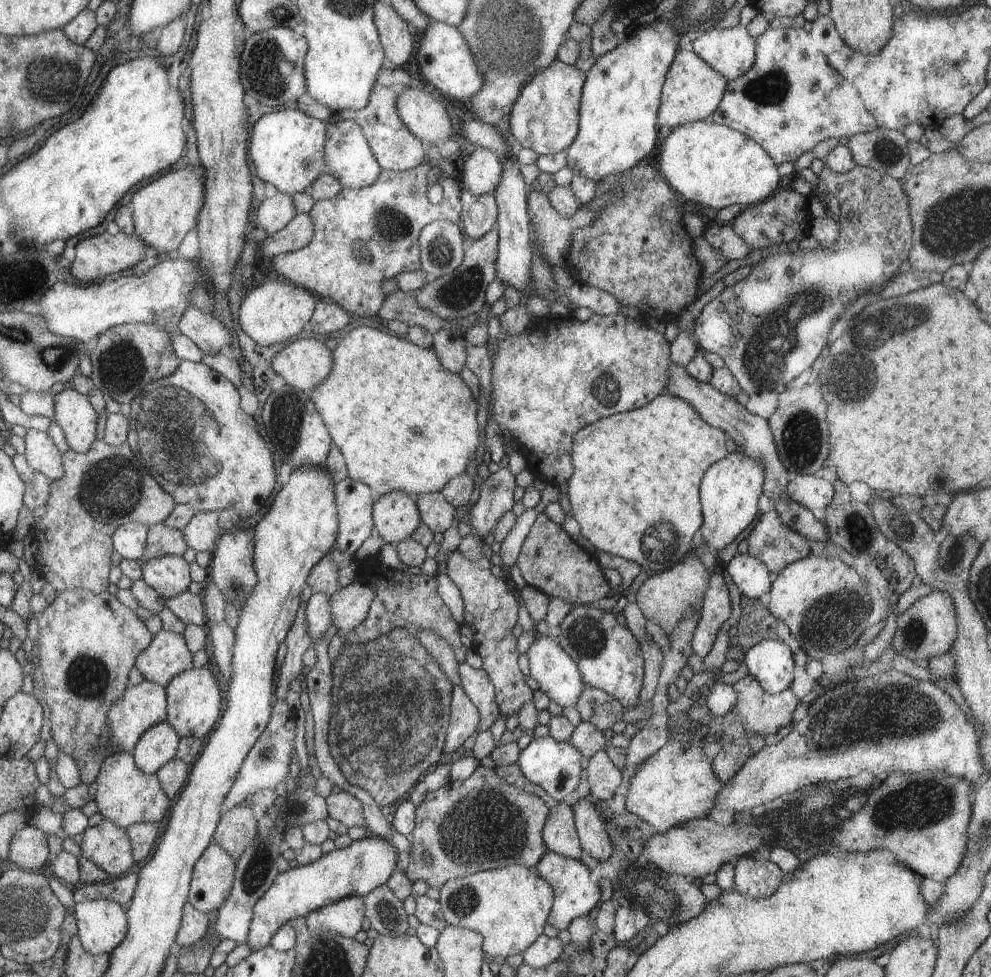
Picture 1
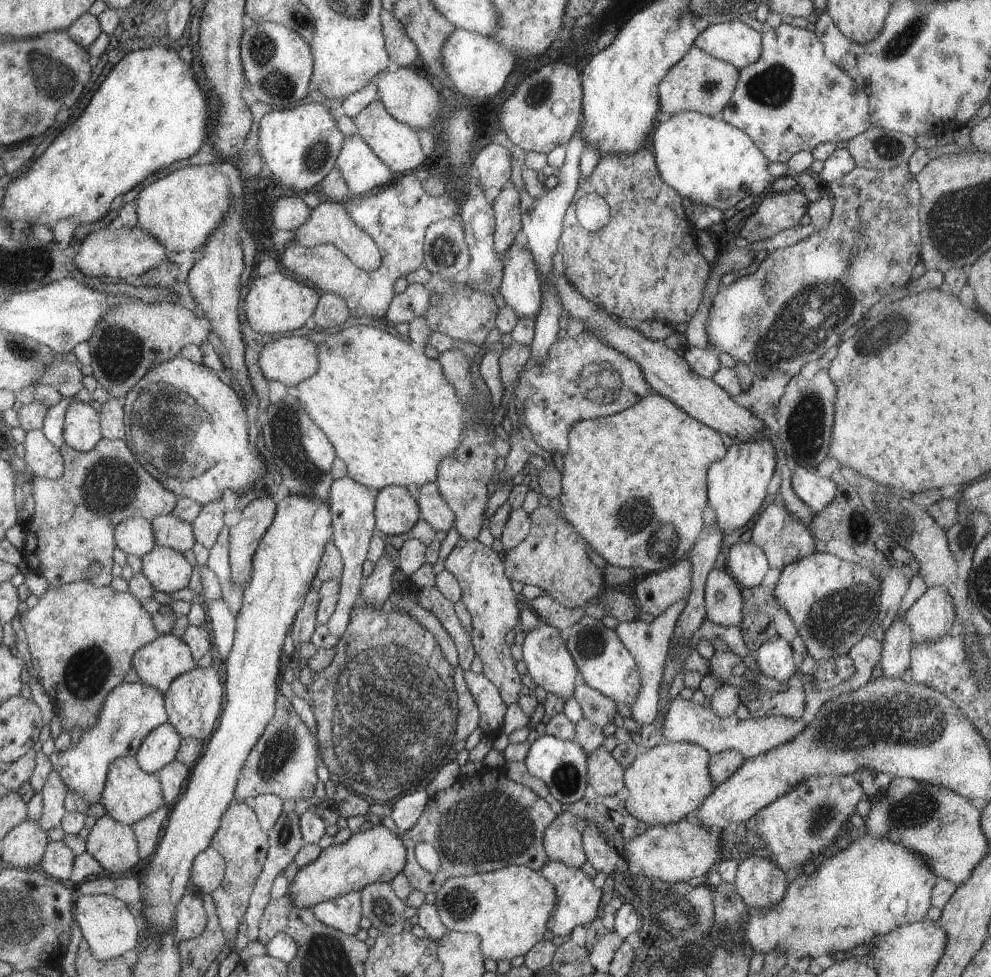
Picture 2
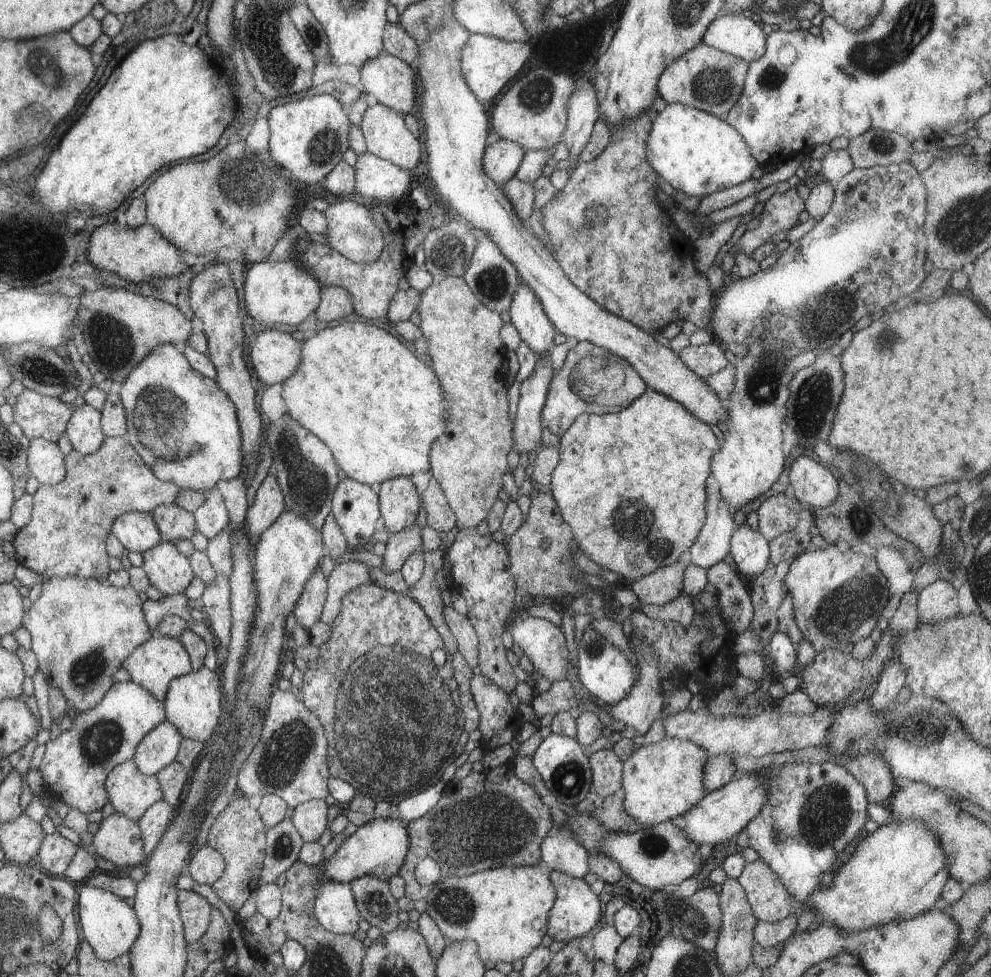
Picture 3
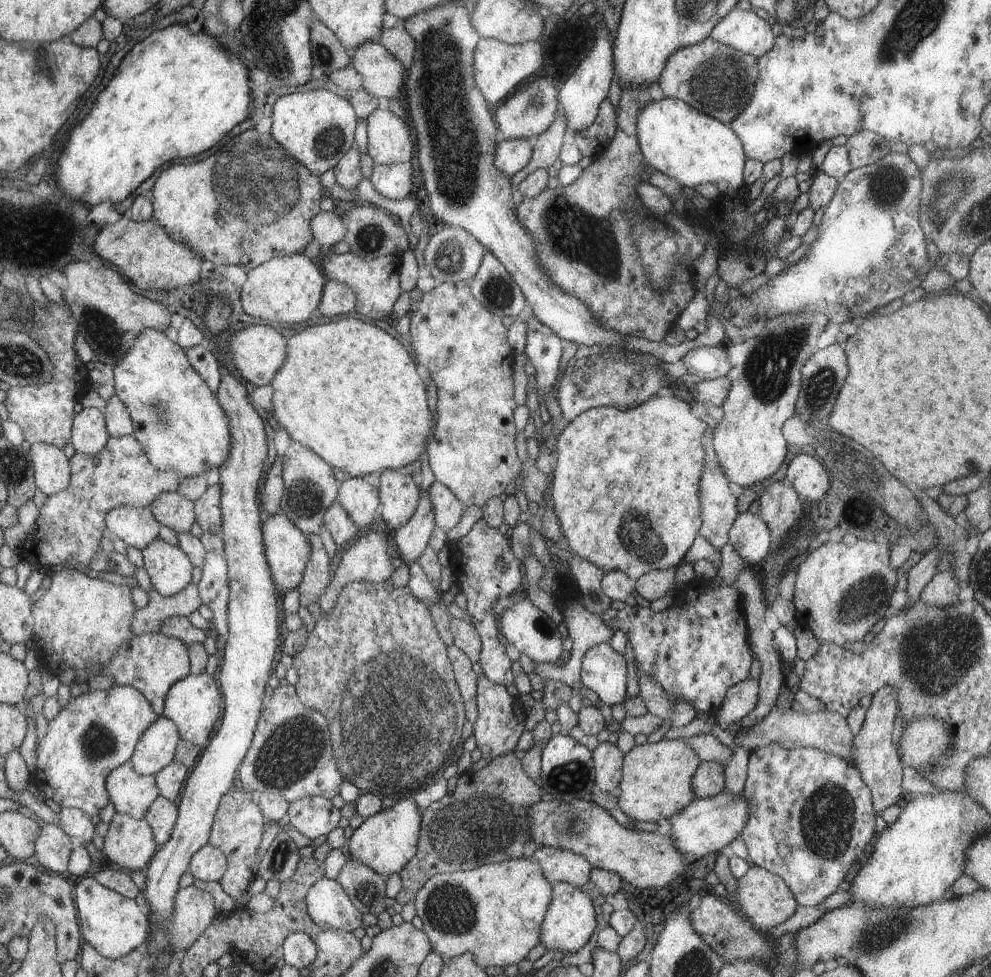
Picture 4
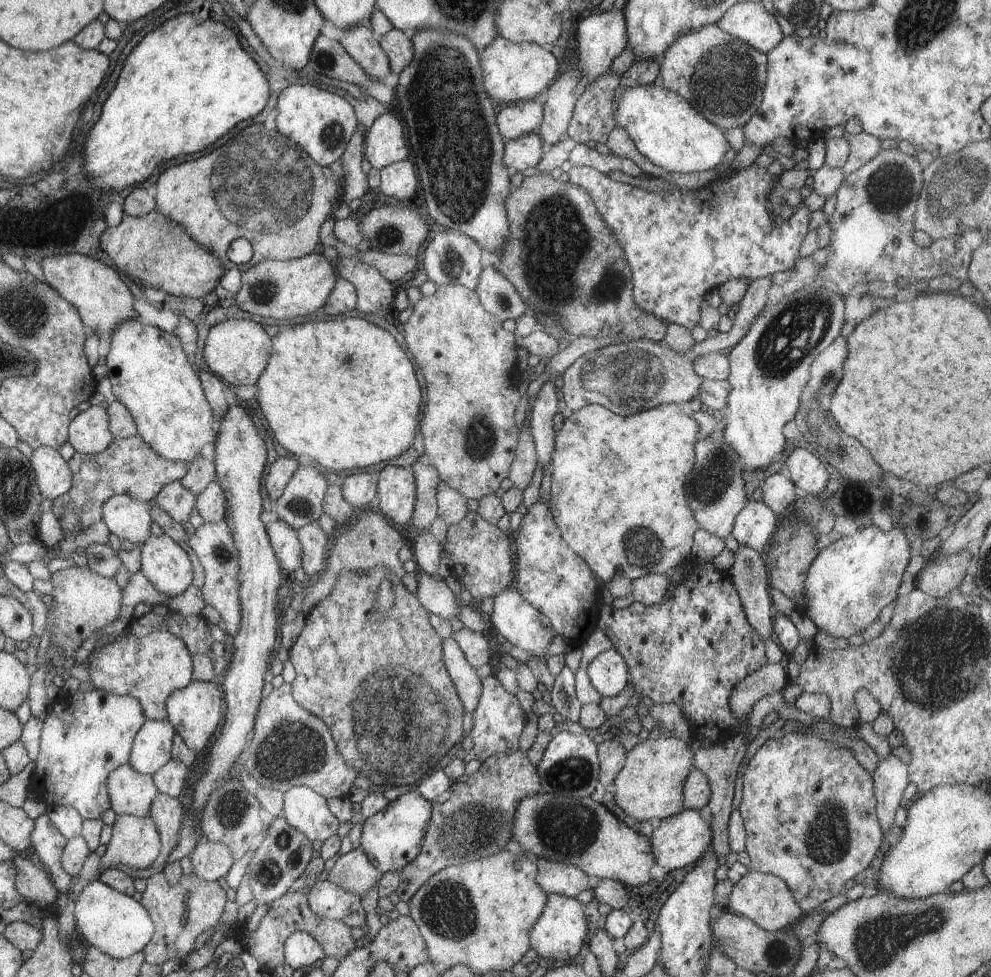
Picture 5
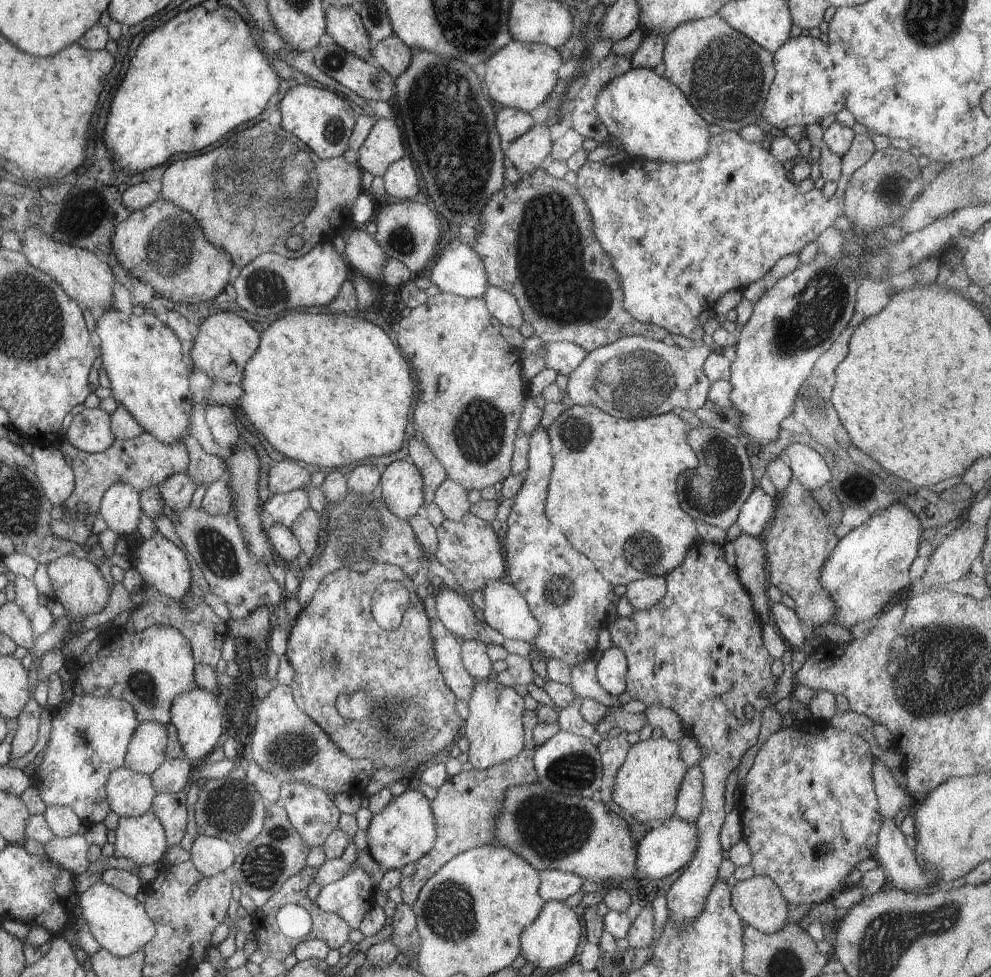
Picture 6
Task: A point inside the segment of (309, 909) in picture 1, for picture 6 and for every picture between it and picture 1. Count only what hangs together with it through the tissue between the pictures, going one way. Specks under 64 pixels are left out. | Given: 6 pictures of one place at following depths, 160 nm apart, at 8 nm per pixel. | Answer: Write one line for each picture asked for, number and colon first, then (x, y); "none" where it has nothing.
2: (378, 855)
3: (379, 848)
4: (385, 842)
5: (391, 838)
6: (404, 830)

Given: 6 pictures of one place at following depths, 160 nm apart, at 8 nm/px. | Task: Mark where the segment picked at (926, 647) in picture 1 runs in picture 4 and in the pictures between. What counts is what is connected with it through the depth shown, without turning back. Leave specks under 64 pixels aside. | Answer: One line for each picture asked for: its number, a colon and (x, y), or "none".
2: (932, 616)
3: (939, 601)
4: (942, 591)

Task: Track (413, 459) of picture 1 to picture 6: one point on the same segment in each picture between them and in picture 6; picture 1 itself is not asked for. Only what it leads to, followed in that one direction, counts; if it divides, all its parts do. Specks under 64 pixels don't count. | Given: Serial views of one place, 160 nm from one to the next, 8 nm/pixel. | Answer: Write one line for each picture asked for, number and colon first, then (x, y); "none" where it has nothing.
2: (390, 414)
3: (360, 390)
4: (348, 391)
5: (344, 393)
6: (327, 390)

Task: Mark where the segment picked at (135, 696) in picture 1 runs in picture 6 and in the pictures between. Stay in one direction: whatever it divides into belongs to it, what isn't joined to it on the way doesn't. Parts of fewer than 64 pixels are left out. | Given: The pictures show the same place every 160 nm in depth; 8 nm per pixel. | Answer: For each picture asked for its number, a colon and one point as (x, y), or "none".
2: (131, 712)
3: (76, 764)
4: (98, 731)
5: (86, 735)
6: (89, 737)

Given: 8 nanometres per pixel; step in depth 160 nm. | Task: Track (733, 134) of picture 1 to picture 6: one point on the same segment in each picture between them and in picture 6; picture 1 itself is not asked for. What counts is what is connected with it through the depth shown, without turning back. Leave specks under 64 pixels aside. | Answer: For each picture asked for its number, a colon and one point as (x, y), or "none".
2: (702, 158)
3: (698, 154)
4: (675, 139)
5: (669, 132)
6: (652, 119)

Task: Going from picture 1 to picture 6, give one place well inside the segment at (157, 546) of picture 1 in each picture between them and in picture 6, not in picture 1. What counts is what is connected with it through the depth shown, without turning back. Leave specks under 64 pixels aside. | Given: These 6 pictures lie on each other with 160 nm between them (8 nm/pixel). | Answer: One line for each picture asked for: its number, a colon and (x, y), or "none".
2: (171, 532)
3: (176, 523)
4: (172, 509)
5: (175, 499)
6: (176, 491)

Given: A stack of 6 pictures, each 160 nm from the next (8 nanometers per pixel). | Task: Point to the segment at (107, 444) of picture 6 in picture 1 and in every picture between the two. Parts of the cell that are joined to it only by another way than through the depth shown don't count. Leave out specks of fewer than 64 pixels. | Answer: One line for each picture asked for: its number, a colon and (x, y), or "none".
1: (74, 414)
2: (82, 426)
3: (84, 432)
4: (89, 436)
5: (89, 429)

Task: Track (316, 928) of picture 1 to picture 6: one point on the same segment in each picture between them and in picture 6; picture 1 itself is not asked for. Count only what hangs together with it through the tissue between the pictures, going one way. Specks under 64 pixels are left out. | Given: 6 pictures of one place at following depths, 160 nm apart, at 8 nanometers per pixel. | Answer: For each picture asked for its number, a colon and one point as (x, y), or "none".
2: (343, 913)
3: (336, 908)
4: (329, 905)
5: (326, 899)
6: (351, 897)

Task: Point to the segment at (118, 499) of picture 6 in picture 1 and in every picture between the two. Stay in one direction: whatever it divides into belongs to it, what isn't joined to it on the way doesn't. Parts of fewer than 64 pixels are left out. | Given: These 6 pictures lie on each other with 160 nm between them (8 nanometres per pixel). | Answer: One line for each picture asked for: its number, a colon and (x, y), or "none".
1: (131, 539)
2: (136, 536)
3: (138, 532)
4: (137, 527)
5: (130, 520)

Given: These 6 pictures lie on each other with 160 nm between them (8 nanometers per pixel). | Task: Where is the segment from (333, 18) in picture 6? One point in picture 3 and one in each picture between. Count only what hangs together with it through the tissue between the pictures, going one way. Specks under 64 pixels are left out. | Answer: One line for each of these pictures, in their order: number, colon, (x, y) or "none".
3: (387, 80)
4: (383, 73)
5: (359, 41)

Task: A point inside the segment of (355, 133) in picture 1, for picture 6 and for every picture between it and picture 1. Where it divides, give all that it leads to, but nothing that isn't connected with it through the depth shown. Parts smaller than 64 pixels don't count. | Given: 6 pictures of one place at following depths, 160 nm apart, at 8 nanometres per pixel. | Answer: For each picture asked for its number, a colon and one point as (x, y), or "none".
2: (364, 172)
3: (377, 180)
4: (394, 181)
5: (399, 180)
6: (401, 181)

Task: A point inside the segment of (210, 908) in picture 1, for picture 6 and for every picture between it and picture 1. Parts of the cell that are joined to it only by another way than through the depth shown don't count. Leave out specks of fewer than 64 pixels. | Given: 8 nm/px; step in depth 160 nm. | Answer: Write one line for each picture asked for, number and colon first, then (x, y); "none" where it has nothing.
2: (209, 871)
3: (207, 865)
4: (209, 863)
5: (211, 861)
6: (211, 855)

